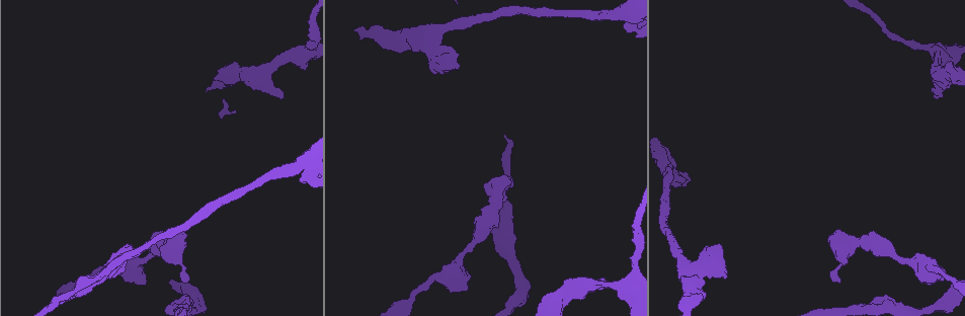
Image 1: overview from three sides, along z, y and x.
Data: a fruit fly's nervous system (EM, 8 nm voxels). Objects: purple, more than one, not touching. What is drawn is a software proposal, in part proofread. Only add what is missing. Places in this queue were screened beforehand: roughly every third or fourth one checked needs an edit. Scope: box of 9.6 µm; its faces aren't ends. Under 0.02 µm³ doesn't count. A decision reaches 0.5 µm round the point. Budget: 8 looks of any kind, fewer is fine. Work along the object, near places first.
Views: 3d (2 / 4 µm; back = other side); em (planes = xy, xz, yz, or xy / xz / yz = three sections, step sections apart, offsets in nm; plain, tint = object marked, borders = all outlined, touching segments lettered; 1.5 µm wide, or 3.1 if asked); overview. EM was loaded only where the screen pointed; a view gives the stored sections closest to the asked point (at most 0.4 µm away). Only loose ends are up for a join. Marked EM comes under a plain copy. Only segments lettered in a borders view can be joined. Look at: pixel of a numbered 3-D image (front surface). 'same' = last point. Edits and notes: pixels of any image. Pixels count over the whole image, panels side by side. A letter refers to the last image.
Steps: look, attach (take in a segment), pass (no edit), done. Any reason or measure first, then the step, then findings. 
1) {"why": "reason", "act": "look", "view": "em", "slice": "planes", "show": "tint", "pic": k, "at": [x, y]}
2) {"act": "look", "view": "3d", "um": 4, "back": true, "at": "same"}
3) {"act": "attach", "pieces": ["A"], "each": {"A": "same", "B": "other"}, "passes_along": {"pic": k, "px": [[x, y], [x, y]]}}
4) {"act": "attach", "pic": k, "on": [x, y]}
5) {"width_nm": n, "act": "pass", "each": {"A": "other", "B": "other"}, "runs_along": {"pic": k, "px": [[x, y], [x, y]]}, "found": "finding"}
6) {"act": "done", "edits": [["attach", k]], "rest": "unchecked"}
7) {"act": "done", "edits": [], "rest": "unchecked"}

{"why": "branch stops here", "act": "look", "view": "em", "slice": "yz", "step": 8, "show": "tint", "pic": 1, "at": [719, 248]}

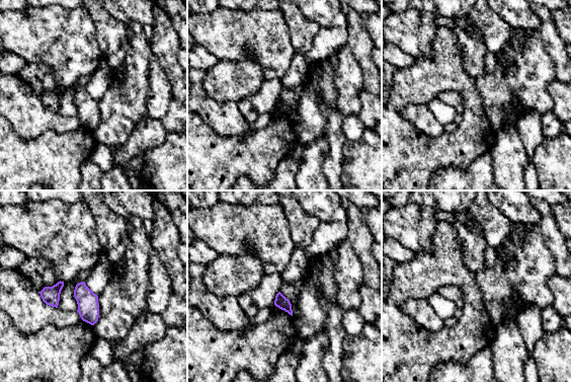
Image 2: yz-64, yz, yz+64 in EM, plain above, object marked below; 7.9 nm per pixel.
{"why": "cut it another way", "act": "look", "view": "em", "slice": "xy", "step": 4, "show": "borders", "at": "same"}

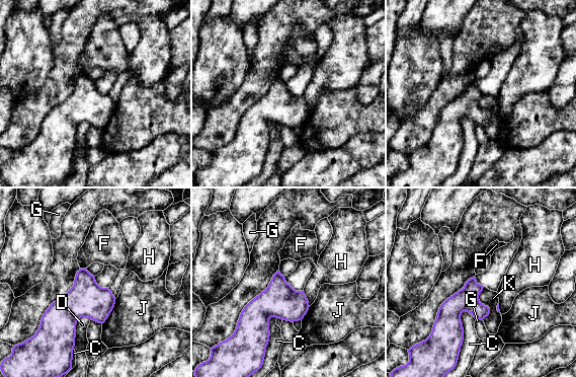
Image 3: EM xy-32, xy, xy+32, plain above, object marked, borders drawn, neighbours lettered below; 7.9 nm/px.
{"act": "pass", "each": {"C": "other", "D": "other", "F": "other", "G": "other", "H": "other", "J": "other", "K": "other"}, "found": "no lettered segment goes on from it"}

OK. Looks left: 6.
{"why": "branch stops here", "act": "look", "view": "em", "slice": "planes", "show": "borders", "pic": 1, "at": [187, 282]}

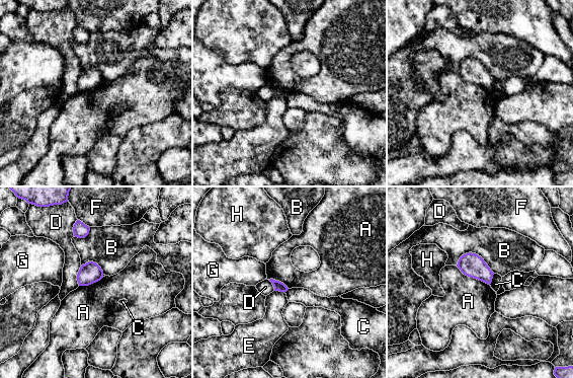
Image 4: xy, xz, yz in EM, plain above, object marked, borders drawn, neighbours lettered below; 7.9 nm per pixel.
{"act": "pass", "each": {"A": "other", "B": "other", "C": "other", "D": "other", "E": "other", "F": "other", "G": "other", "H": "other"}, "found": "none of them fits"}

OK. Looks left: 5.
{"why": "branch stops here", "act": "look", "view": "em", "um": 3.1, "slice": "planes", "show": "borders", "pic": 1, "at": [606, 281]}

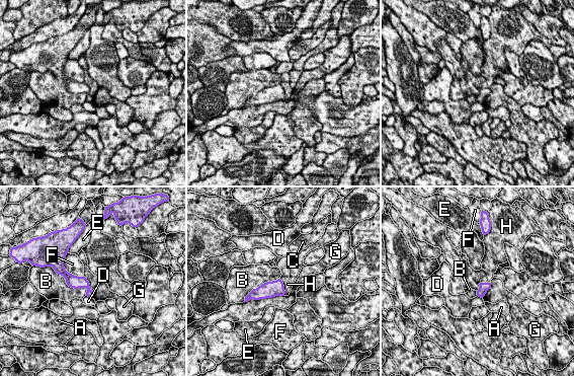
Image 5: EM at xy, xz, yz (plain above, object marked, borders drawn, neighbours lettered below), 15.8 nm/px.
{"act": "pass", "each": {"A": "other", "B": "other", "C": "other", "D": "other", "E": "other", "F": "other", "G": "other", "H": "other"}, "runs_along": {"pic": 5, "px": [[62, 272], [89, 293]]}, "found": "no lettered segment goes on from it"}

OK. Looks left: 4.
{"act": "done", "edits": [], "rest": "unchecked"}

